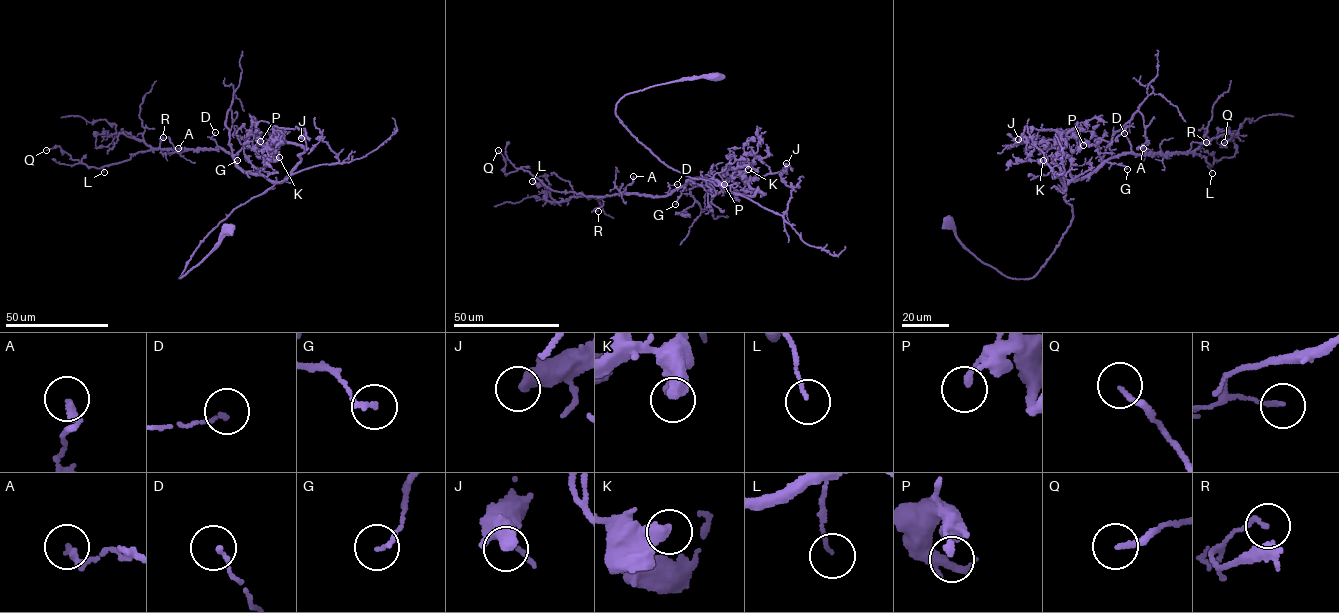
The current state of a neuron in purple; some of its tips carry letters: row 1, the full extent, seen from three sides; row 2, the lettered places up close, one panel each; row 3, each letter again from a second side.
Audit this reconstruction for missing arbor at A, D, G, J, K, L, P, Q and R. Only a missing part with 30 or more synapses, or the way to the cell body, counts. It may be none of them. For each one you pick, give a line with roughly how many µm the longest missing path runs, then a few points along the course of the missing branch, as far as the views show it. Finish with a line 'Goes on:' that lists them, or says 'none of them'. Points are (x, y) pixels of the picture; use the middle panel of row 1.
Goes on: none of them

